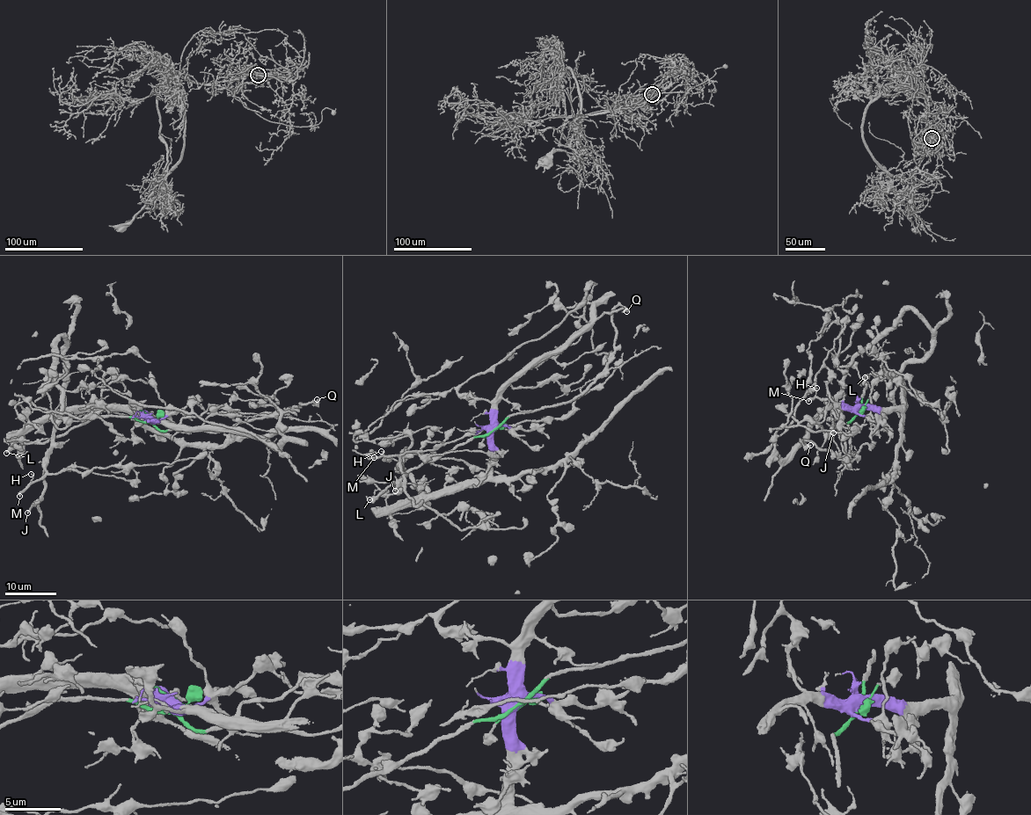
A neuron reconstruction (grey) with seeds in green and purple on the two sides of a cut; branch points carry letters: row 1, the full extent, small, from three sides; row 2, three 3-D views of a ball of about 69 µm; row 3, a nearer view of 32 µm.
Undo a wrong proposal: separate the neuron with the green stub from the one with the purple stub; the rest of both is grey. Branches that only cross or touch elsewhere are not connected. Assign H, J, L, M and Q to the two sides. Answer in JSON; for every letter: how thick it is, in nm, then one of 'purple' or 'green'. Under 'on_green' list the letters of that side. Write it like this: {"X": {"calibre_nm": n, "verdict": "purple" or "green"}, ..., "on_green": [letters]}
{"H": {"calibre_nm": 110, "verdict": "purple"}, "J": {"calibre_nm": 220, "verdict": "purple"}, "L": {"calibre_nm": 360, "verdict": "green"}, "M": {"calibre_nm": 320, "verdict": "purple"}, "Q": {"calibre_nm": 440, "verdict": "green"}, "on_green": ["L", "Q"]}

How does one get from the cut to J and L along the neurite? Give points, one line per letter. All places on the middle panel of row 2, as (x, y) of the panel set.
J: (493, 430), (482, 477), (423, 492), (425, 506), (401, 469), (403, 449), (405, 479), (395, 491)
L: (493, 431), (472, 437), (442, 455), (410, 468), (400, 479), (369, 499)

